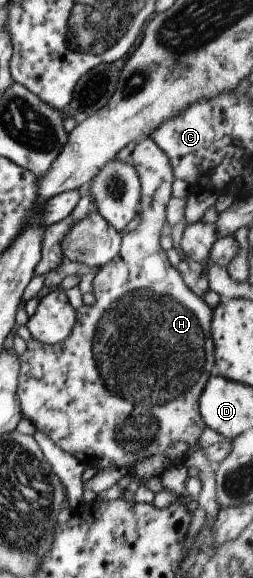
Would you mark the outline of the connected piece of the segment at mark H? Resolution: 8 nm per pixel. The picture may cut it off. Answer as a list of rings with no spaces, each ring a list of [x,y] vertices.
[[[147,137],[144,141],[137,143],[131,151],[129,163],[136,172],[140,184],[140,197],[138,204],[141,209],[138,211],[139,225],[122,235],[120,249],[117,256],[113,257],[108,263],[99,267],[91,292],[95,296],[95,303],[91,306],[75,308],[75,322],[71,332],[62,343],[47,345],[30,339],[26,341],[26,351],[18,357],[19,376],[16,384],[16,395],[20,413],[23,418],[30,420],[35,430],[45,433],[52,443],[55,443],[63,452],[69,453],[79,464],[82,464],[89,472],[94,472],[107,467],[132,468],[135,463],[142,461],[147,456],[161,453],[170,460],[172,464],[180,465],[182,454],[197,443],[199,434],[204,429],[203,421],[198,413],[198,398],[202,388],[208,381],[211,373],[214,372],[214,346],[210,337],[210,309],[200,298],[199,293],[191,291],[183,283],[180,274],[171,267],[167,261],[166,252],[159,246],[160,236],[165,229],[164,210],[171,198],[171,184],[174,181],[172,170],[165,155],[155,143]]]

